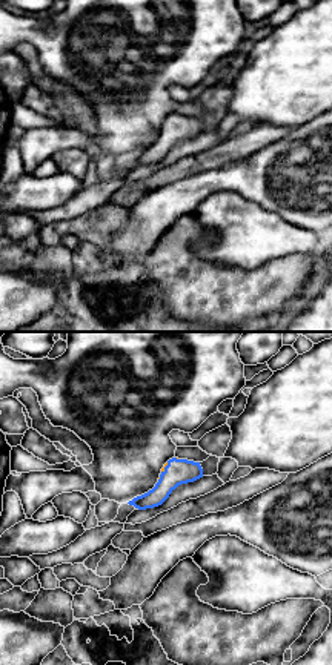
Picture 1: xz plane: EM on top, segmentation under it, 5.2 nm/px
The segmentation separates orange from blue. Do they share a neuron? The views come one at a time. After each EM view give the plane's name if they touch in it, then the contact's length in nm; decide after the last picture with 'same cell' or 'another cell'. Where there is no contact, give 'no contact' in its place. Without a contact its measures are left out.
contact in xz; length 70 nm

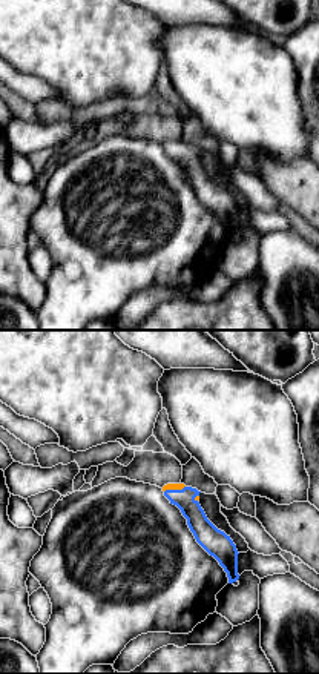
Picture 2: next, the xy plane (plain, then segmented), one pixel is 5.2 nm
contact in xy; length 120 nm

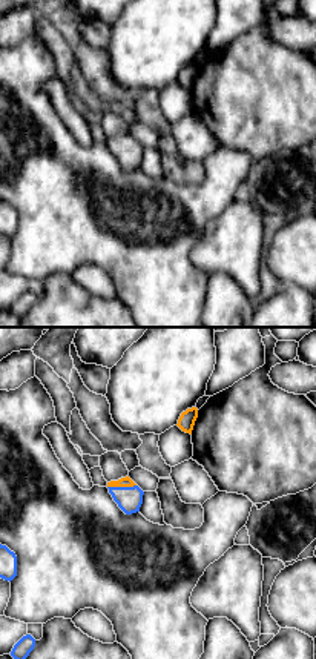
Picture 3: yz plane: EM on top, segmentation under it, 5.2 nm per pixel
contact in yz; length 150 nm

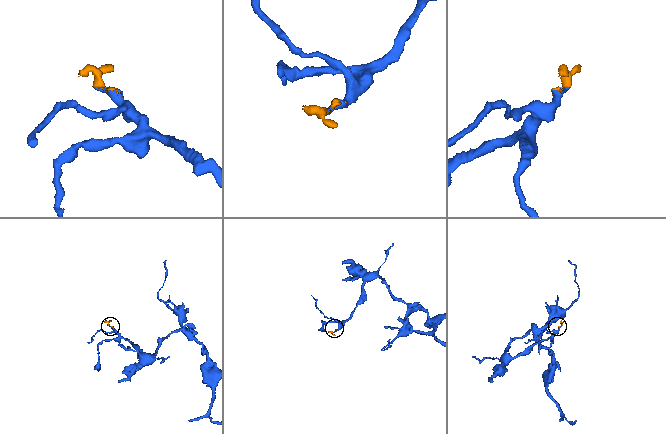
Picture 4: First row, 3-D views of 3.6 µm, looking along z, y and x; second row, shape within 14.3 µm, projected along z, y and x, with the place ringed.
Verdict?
same cell

